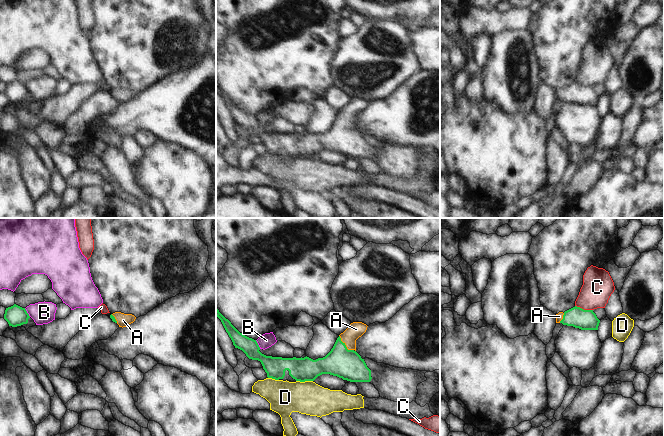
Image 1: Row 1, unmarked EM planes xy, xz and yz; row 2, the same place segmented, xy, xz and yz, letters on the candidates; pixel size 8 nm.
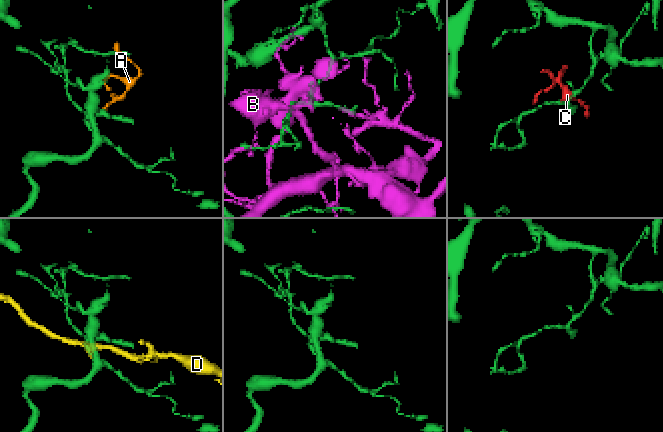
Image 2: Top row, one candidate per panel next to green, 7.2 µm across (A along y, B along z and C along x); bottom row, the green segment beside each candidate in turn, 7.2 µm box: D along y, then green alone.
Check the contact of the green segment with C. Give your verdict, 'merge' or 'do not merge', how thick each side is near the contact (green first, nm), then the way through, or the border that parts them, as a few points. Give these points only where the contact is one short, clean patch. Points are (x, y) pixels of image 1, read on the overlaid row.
do not merge; 160 nm thick on the green side, 240 nm on the other; border along yz (575, 305), (592, 310)

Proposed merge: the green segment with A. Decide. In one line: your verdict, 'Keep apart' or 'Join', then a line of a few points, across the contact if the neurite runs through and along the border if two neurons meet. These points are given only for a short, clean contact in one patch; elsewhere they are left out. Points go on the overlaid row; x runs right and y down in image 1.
Join. Line: xz (347, 364), (345, 362), (345, 345), (348, 337), (356, 329)

